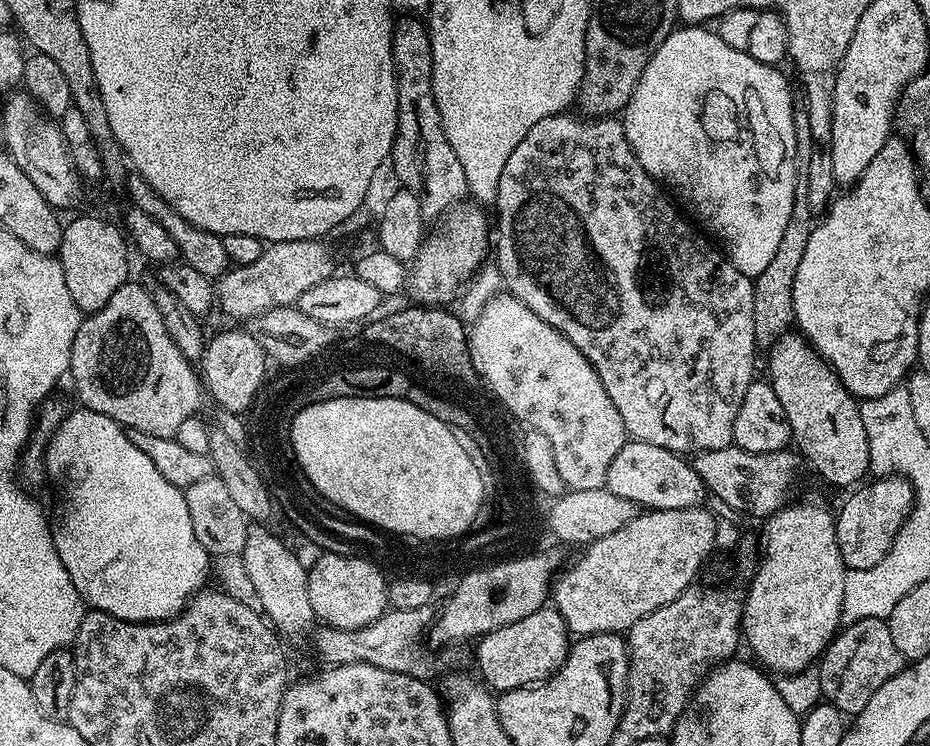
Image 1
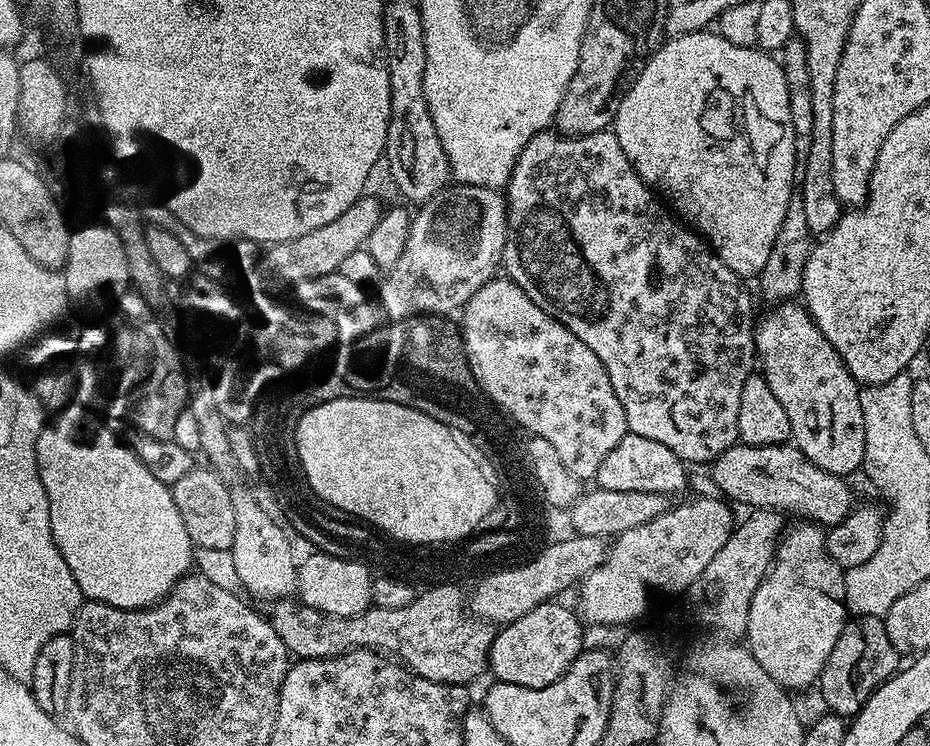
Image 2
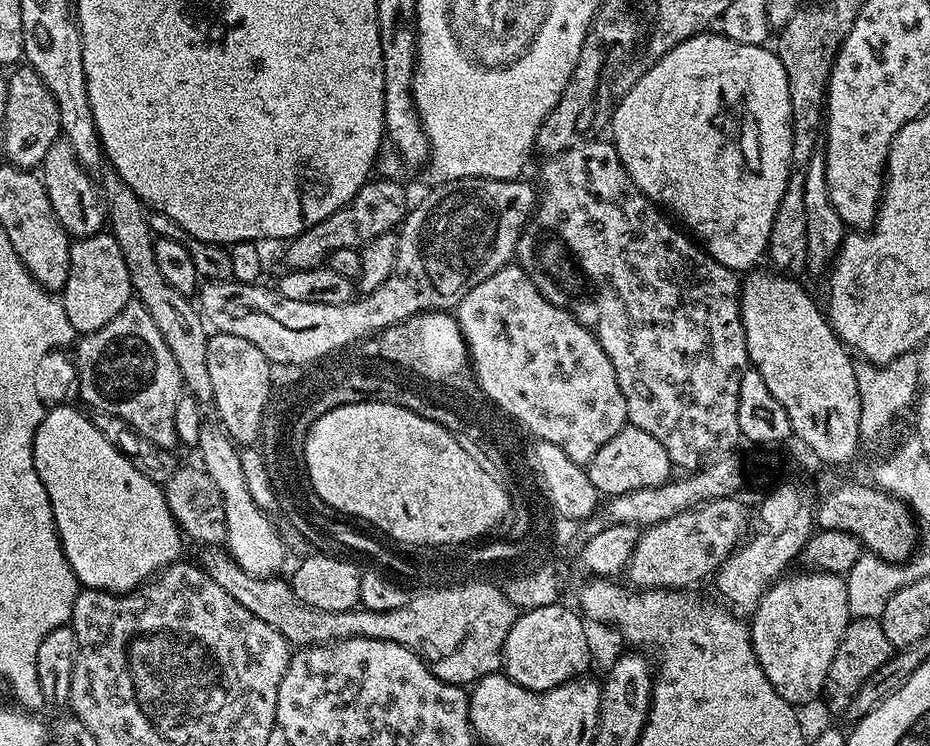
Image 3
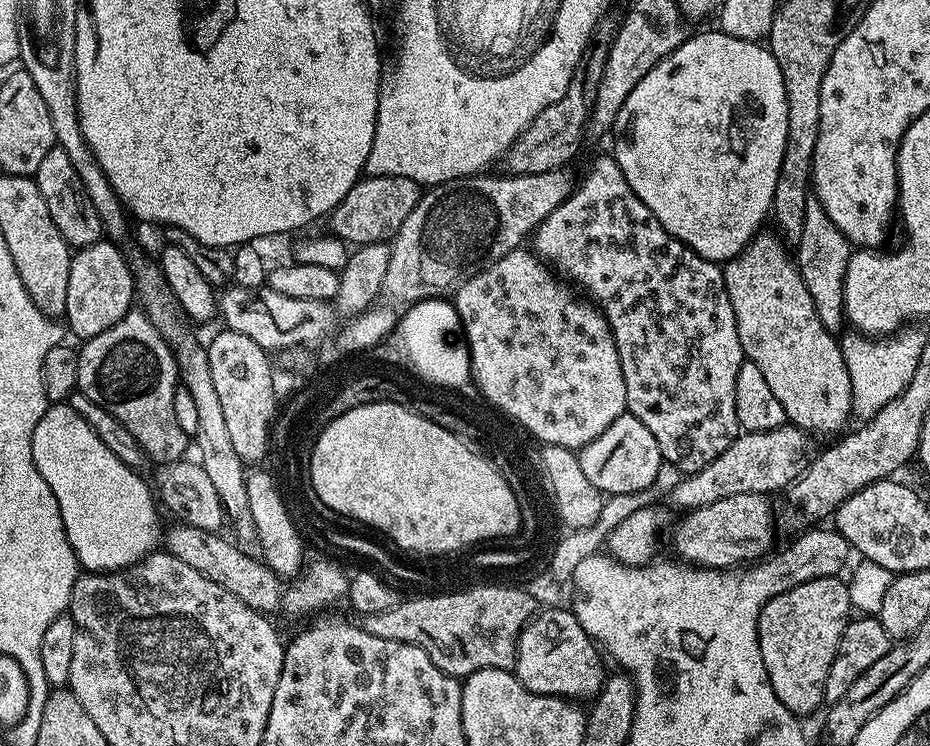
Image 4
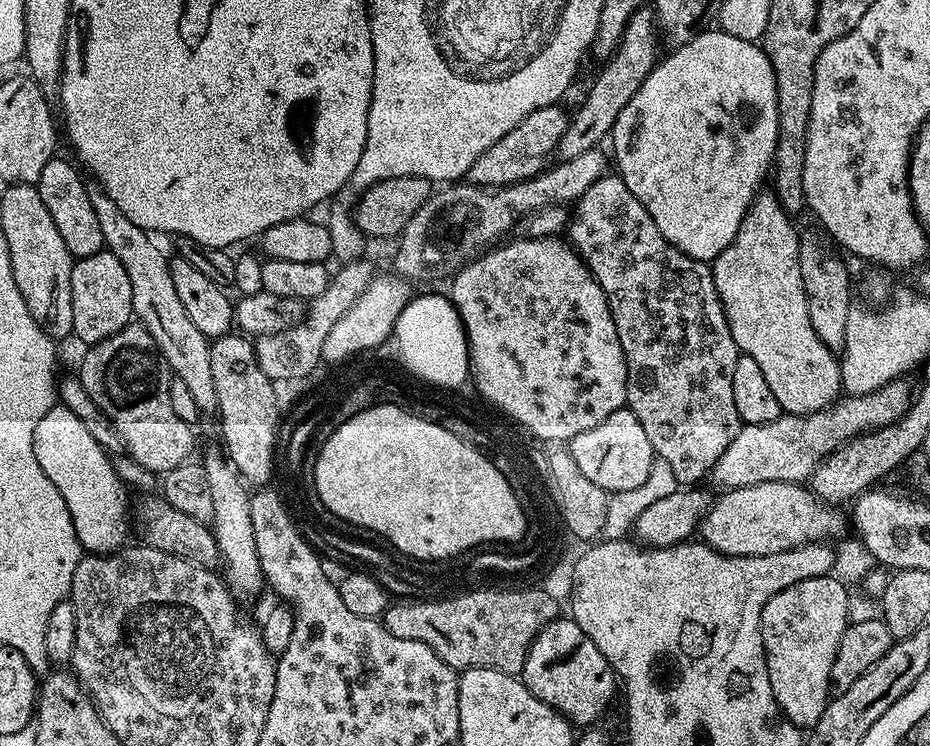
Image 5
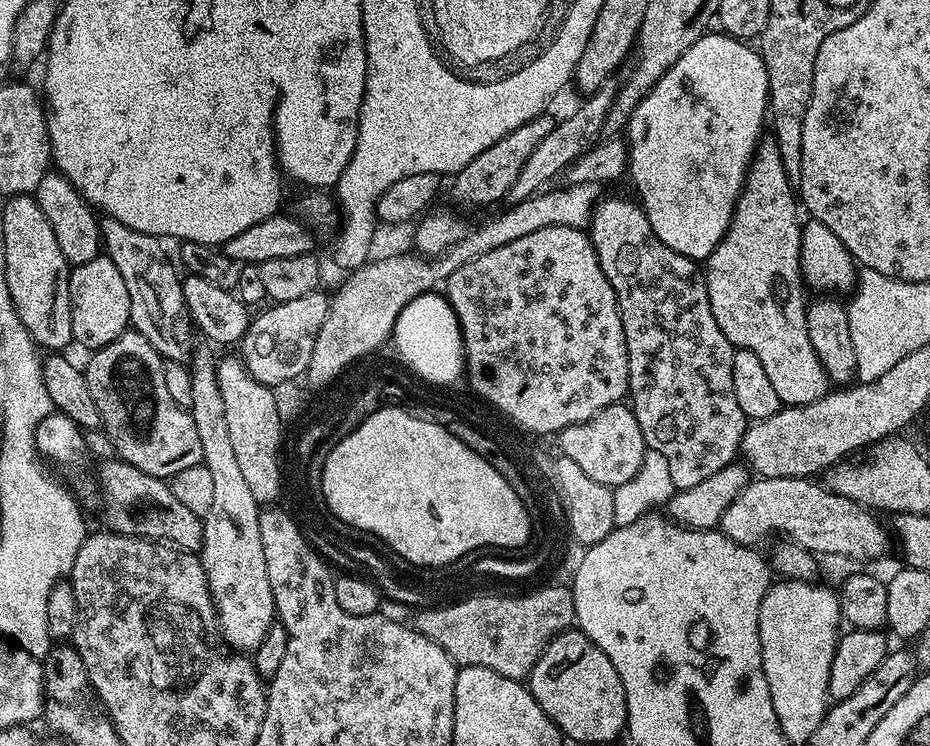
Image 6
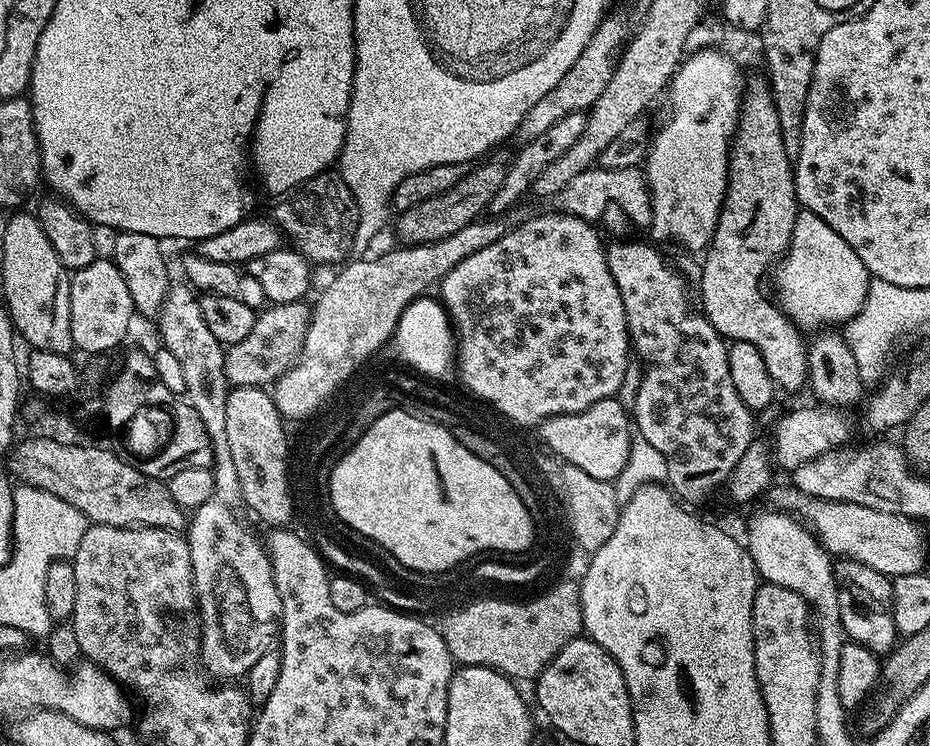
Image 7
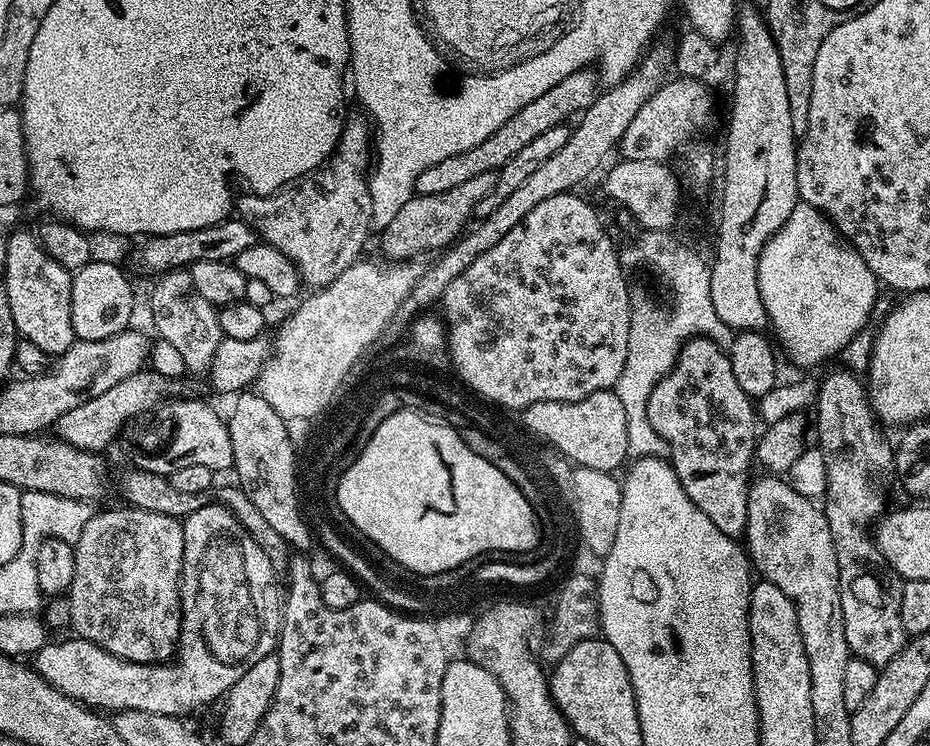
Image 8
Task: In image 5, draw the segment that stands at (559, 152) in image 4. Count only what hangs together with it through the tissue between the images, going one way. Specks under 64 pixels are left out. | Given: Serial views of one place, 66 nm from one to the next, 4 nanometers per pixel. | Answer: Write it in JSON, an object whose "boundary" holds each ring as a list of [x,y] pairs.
{"boundary":[[[559,103],[547,104],[534,110],[534,114],[526,114],[526,118],[522,118],[522,122],[518,122],[510,134],[502,134],[502,138],[498,138],[490,150],[478,154],[474,166],[470,166],[468,171],[467,183],[483,188],[501,188],[528,180],[549,167],[550,161],[557,155],[562,134],[566,134],[570,119],[569,113],[564,113],[560,107]]]}

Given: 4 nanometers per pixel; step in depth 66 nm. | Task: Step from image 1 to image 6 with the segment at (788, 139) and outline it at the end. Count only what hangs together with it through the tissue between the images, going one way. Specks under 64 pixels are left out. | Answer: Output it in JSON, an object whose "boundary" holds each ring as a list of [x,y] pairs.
{"boundary":[[[723,34],[701,36],[698,42],[694,42],[694,46],[690,46],[690,50],[686,50],[686,54],[682,54],[682,58],[678,58],[678,62],[674,62],[674,66],[670,66],[670,70],[666,70],[666,74],[662,74],[658,83],[644,95],[642,102],[638,102],[638,106],[630,114],[626,125],[626,133],[628,132],[628,136],[626,135],[628,146],[627,175],[632,176],[632,184],[636,187],[637,192],[635,195],[650,222],[650,230],[654,230],[656,237],[662,242],[666,242],[666,246],[670,246],[670,250],[674,250],[691,260],[704,262],[716,249],[718,242],[722,242],[722,238],[730,226],[730,218],[736,209],[736,203],[740,197],[740,187],[744,185],[744,179],[748,173],[748,164],[752,161],[757,144],[765,135],[766,117],[768,115],[768,79],[766,78],[766,66],[763,58],[760,57],[760,53],[755,47],[749,46],[743,40],[735,40],[733,36]]]}

